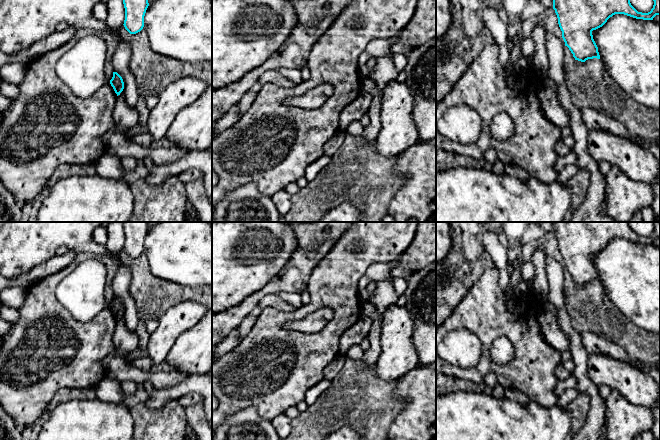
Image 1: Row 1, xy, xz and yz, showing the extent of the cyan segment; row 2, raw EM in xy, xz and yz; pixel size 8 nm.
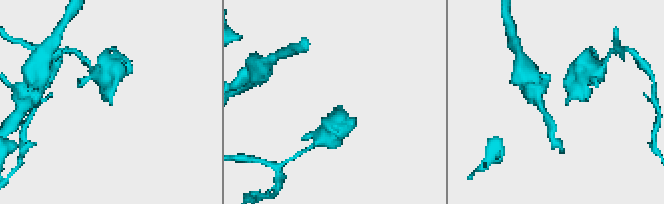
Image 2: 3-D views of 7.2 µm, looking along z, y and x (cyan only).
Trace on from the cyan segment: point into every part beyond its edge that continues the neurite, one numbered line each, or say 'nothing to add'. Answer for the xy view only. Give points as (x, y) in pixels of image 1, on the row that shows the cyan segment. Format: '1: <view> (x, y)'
nothing to add

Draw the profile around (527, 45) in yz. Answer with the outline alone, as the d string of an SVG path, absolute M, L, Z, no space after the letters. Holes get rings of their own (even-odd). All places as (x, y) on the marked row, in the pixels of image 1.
M531 37L525 38L521 42L521 50L522 50L522 55L526 59L532 58L534 56L534 53L535 53L535 44L534 44L534 42L533 42Z

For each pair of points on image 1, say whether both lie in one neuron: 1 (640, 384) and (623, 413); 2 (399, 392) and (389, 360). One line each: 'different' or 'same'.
1: different
2: different

